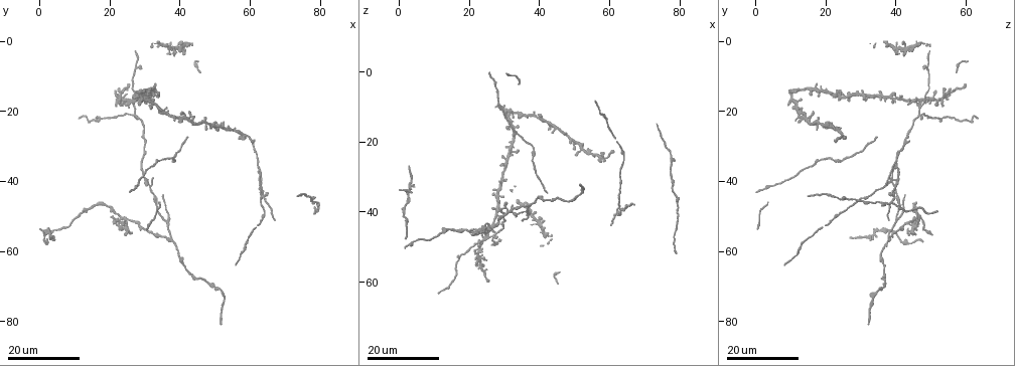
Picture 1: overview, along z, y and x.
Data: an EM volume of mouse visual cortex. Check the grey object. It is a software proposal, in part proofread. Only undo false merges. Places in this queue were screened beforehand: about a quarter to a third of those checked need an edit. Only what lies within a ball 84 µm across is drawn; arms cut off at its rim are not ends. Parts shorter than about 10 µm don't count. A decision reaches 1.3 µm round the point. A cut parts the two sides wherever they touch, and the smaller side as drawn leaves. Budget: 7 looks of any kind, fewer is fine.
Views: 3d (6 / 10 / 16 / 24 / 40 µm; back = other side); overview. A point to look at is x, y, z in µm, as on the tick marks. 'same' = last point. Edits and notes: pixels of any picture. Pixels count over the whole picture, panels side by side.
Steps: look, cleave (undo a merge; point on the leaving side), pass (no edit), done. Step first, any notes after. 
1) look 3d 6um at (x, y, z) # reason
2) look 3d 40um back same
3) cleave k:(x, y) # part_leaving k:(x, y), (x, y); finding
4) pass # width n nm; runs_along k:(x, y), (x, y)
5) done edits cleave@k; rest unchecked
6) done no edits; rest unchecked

look 3d 24um at (25.0, 17.5, 47.0) # branch point

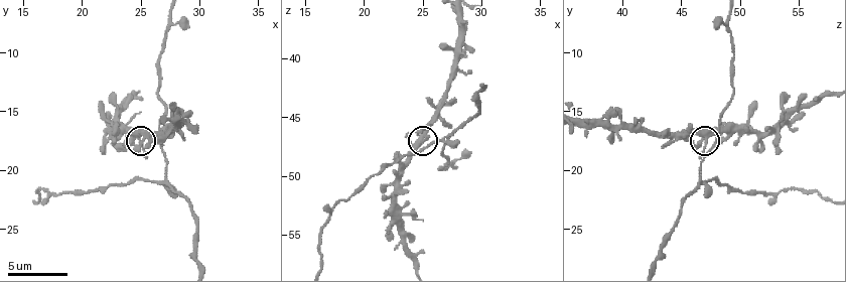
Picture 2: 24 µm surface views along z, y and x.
look 3d 6um at (24.8, 17.4, 47.2)

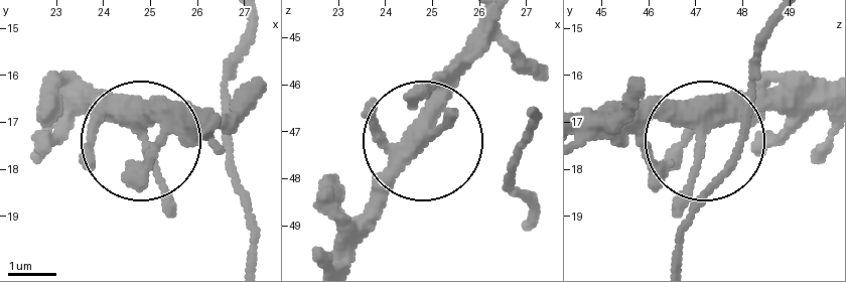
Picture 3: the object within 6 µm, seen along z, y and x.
pass # runs_along 3:(215, 117), (166, 117), (134, 133), (61, 73); continuous, no second neuron

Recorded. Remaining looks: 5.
look 3d 10um at (26.8, 21.0, 46.6) # four or more arms meet

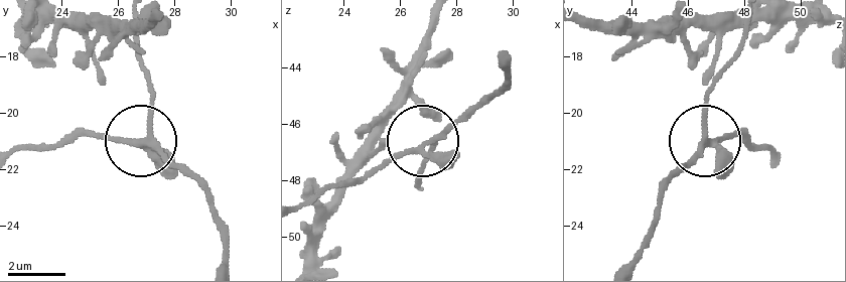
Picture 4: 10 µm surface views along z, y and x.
pass # arms 4; all the same neuron

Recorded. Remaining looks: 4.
look 3d 16um at (62.5, 35.0, 40.0) # two arms in line, one across

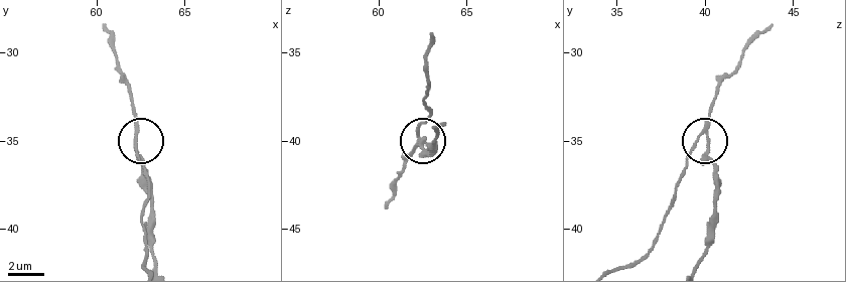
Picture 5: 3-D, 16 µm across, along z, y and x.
look 3d 10um at (62.2, 34.5, 40.1)

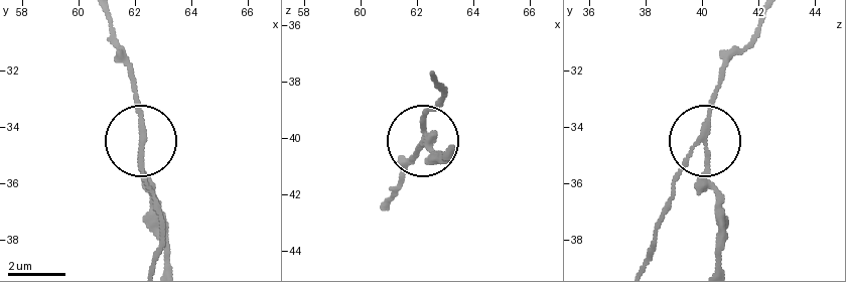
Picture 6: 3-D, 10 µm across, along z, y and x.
cleave 6:(698, 176) # width 150 nm; part_leaving 6:(707, 137), (707, 178), (721, 215), (714, 265); two neurons meet here

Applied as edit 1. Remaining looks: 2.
done edits cleave@6; rest unchecked

